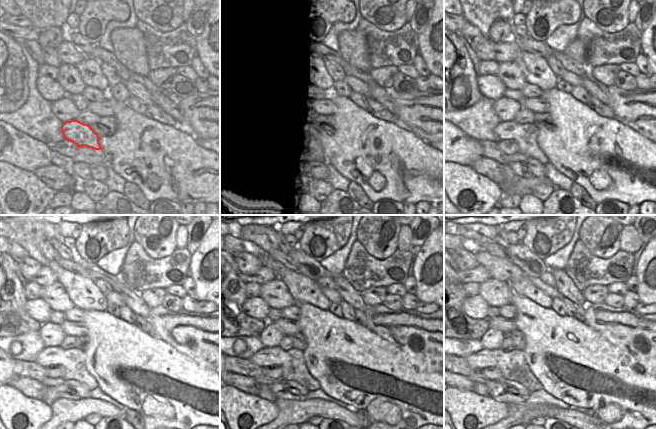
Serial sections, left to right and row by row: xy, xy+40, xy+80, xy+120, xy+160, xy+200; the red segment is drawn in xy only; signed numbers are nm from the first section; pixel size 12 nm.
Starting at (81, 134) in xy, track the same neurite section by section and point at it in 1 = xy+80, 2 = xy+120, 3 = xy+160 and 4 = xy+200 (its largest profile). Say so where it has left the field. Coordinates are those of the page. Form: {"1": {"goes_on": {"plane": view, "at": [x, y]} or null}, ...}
{"1": {"goes_on": {"plane": "xy+80", "at": [525, 135]}}, "2": {"goes_on": {"plane": "xy+120", "at": [74, 360]}}, "3": {"goes_on": {"plane": "xy+160", "at": [292, 362]}}, "4": {"goes_on": {"plane": "xy+200", "at": [512, 364]}}}

